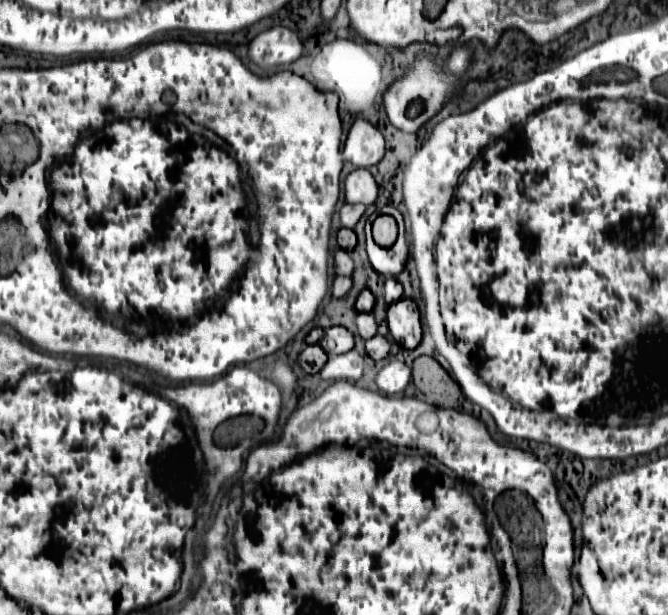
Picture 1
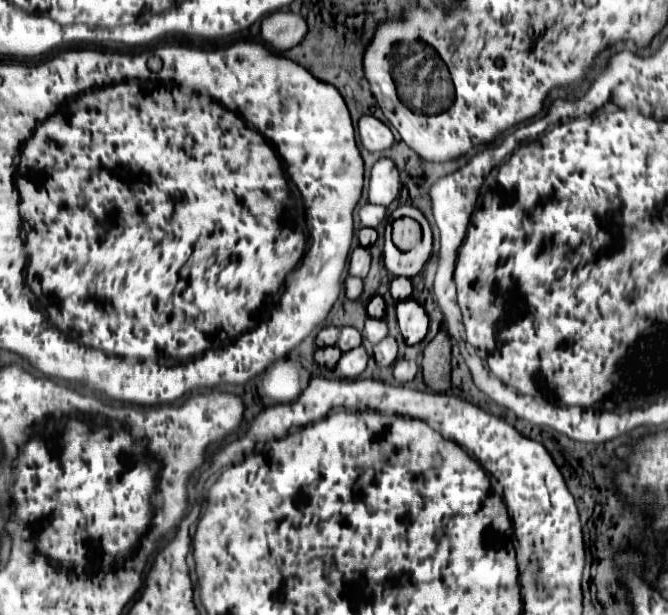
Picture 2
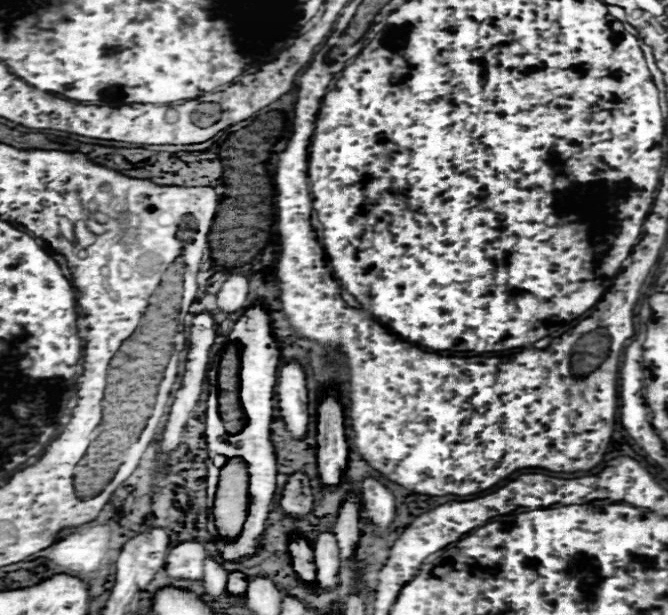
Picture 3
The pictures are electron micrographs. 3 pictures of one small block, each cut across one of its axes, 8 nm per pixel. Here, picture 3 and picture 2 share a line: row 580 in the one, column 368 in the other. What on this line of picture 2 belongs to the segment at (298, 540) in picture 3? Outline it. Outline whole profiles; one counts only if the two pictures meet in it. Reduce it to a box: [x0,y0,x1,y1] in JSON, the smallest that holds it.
[368,296,384,318]

